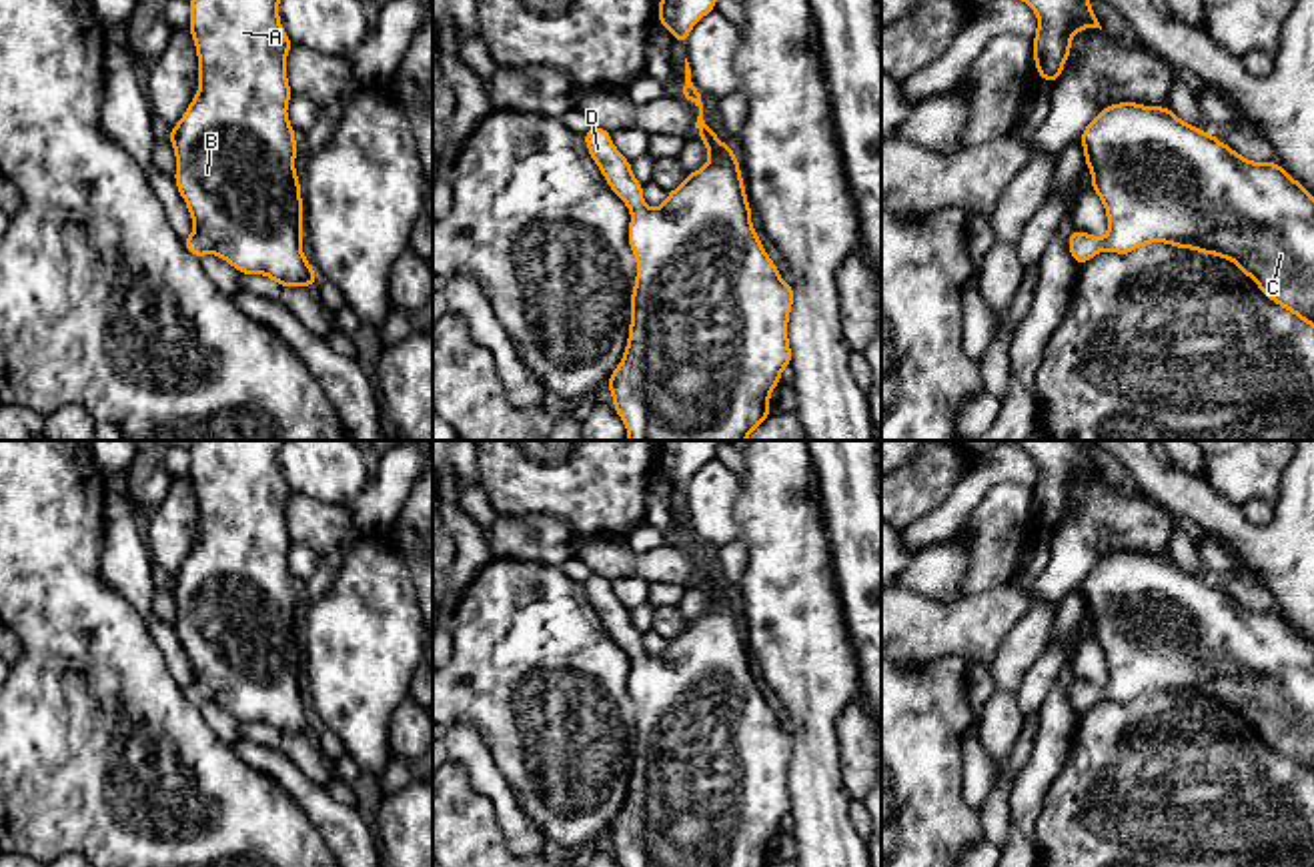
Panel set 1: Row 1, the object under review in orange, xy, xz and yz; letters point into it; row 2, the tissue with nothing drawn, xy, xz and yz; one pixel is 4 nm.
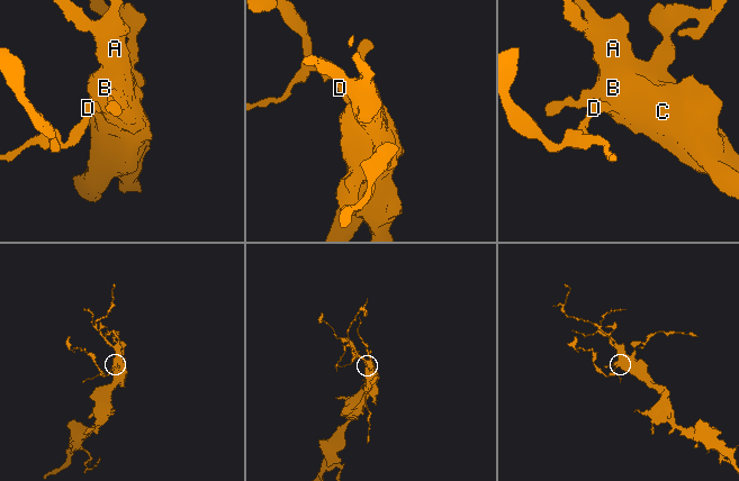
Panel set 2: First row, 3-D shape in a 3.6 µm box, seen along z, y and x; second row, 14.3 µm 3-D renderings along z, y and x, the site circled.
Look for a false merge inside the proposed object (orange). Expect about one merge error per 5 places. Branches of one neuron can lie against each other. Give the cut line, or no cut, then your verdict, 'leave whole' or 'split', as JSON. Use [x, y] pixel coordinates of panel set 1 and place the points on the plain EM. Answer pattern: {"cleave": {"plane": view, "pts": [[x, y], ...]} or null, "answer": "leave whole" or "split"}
{"cleave": null, "answer": "leave whole"}

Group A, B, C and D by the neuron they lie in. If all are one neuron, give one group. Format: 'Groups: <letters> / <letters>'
Groups: A B C D

